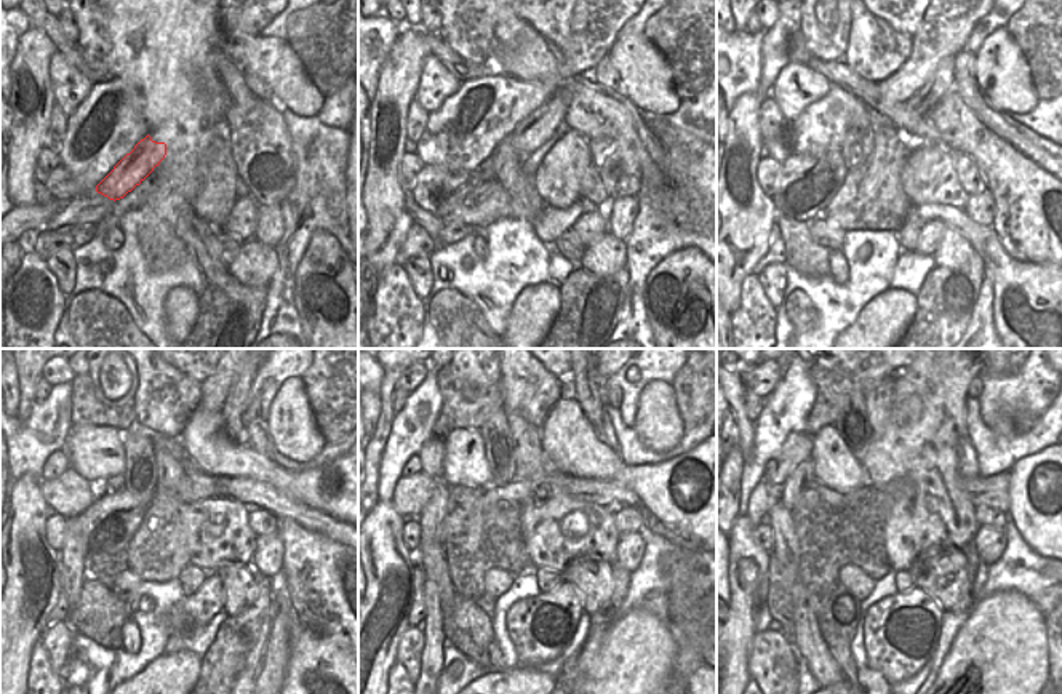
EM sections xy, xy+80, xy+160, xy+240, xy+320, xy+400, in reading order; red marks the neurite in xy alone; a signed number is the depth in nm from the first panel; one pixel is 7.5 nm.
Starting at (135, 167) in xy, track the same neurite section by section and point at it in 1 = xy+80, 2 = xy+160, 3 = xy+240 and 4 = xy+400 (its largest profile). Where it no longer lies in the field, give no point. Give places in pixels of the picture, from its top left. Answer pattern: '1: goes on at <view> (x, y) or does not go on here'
1: goes on at xy+80 (531, 133)
2: goes on at xy+160 (942, 80)
3: goes on at xy+240 (232, 411)
4: does not go on here

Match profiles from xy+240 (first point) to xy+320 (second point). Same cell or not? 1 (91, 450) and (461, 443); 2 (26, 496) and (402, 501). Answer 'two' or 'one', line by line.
1: one
2: two

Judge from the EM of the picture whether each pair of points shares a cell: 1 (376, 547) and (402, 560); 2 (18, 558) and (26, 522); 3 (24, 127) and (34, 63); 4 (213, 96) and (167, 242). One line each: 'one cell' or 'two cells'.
1: one cell
2: one cell
3: one cell
4: two cells

